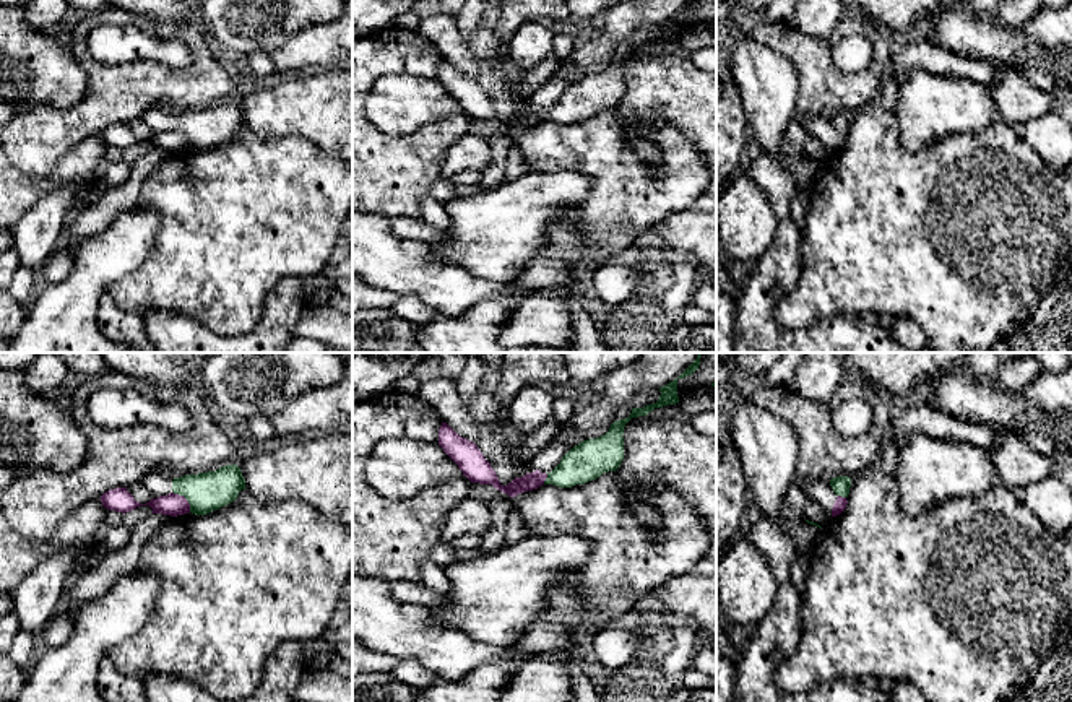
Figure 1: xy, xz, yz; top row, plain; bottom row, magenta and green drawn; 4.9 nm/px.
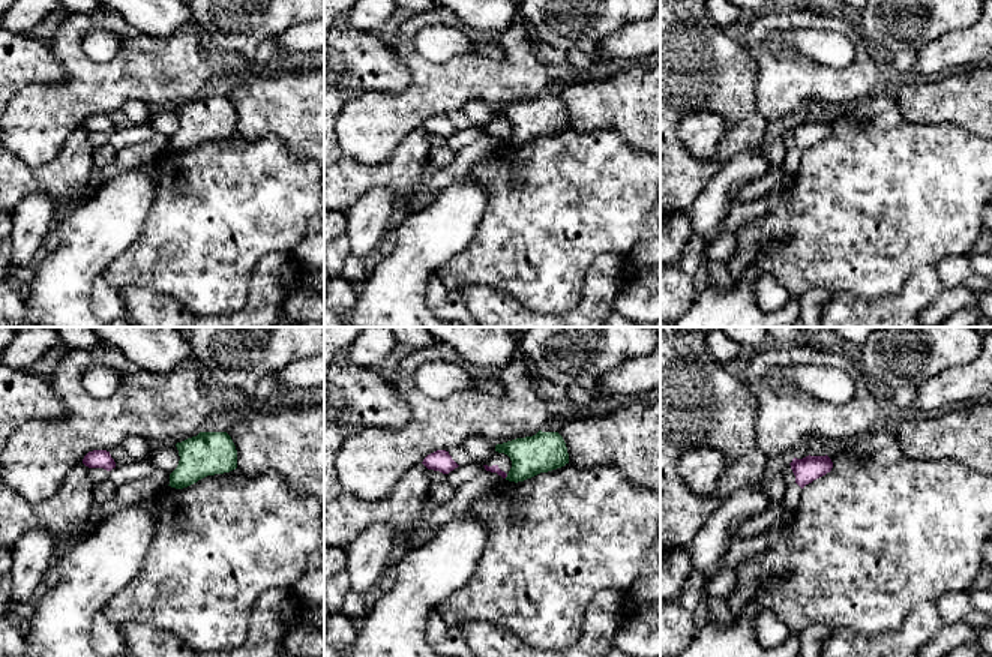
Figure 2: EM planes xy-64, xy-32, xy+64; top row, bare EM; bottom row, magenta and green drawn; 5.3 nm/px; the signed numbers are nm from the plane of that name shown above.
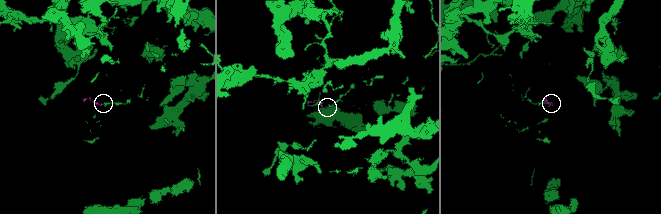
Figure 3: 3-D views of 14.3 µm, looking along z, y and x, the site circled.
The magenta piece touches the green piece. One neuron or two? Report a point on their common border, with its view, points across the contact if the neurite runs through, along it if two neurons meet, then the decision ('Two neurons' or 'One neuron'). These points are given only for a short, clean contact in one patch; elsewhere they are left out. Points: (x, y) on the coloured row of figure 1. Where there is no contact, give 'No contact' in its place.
Touches magenta at xy (185, 499). Boundary: xy (172, 491), (187, 501), (190, 511). Two neurons

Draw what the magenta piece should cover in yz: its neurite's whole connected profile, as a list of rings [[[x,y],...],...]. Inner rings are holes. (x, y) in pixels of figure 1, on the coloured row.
[[[828,479],[801,481],[802,491],[817,502],[832,517],[840,515],[846,509],[846,497],[836,496]]]

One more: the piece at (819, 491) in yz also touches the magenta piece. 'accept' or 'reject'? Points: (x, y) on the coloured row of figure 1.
accept

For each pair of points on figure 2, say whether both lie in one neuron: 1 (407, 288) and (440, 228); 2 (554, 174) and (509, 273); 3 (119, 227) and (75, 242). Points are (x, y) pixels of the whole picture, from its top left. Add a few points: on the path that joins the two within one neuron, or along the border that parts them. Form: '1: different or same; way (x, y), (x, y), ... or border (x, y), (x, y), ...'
1: same; way (407, 273), (425, 243)
2: same; way (554, 198), (554, 206), (530, 249)
3: same; way (108, 227), (102, 227), (86, 242)

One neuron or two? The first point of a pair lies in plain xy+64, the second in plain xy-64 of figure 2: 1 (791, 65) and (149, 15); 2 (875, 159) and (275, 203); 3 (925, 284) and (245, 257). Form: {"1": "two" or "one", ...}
{"1": "two", "2": "one", "3": "two"}

